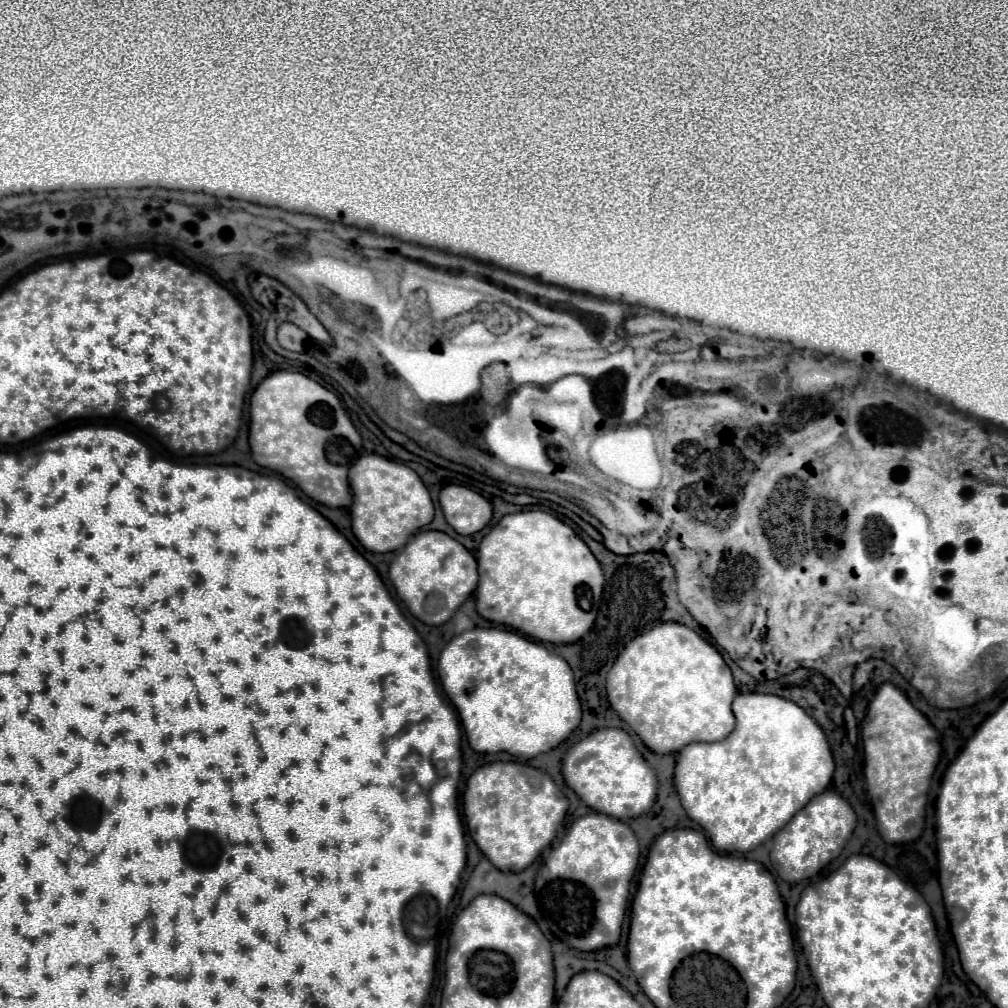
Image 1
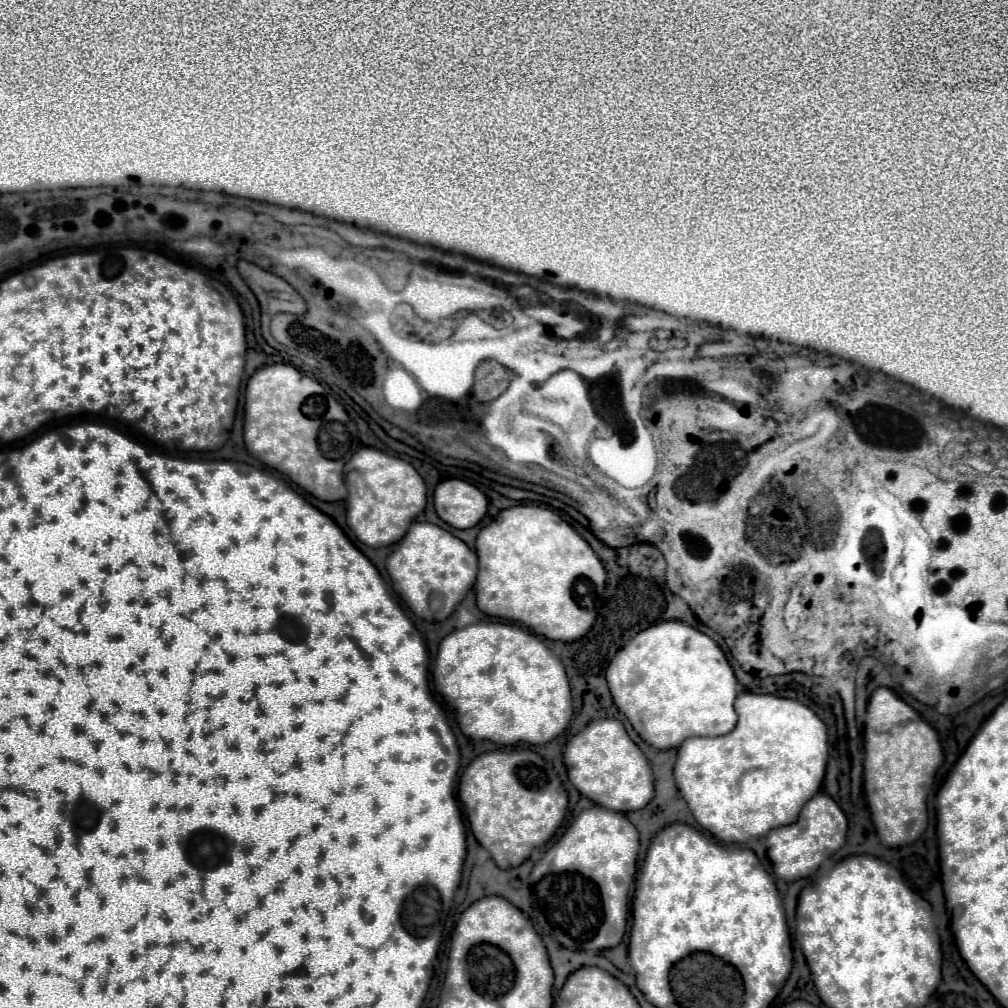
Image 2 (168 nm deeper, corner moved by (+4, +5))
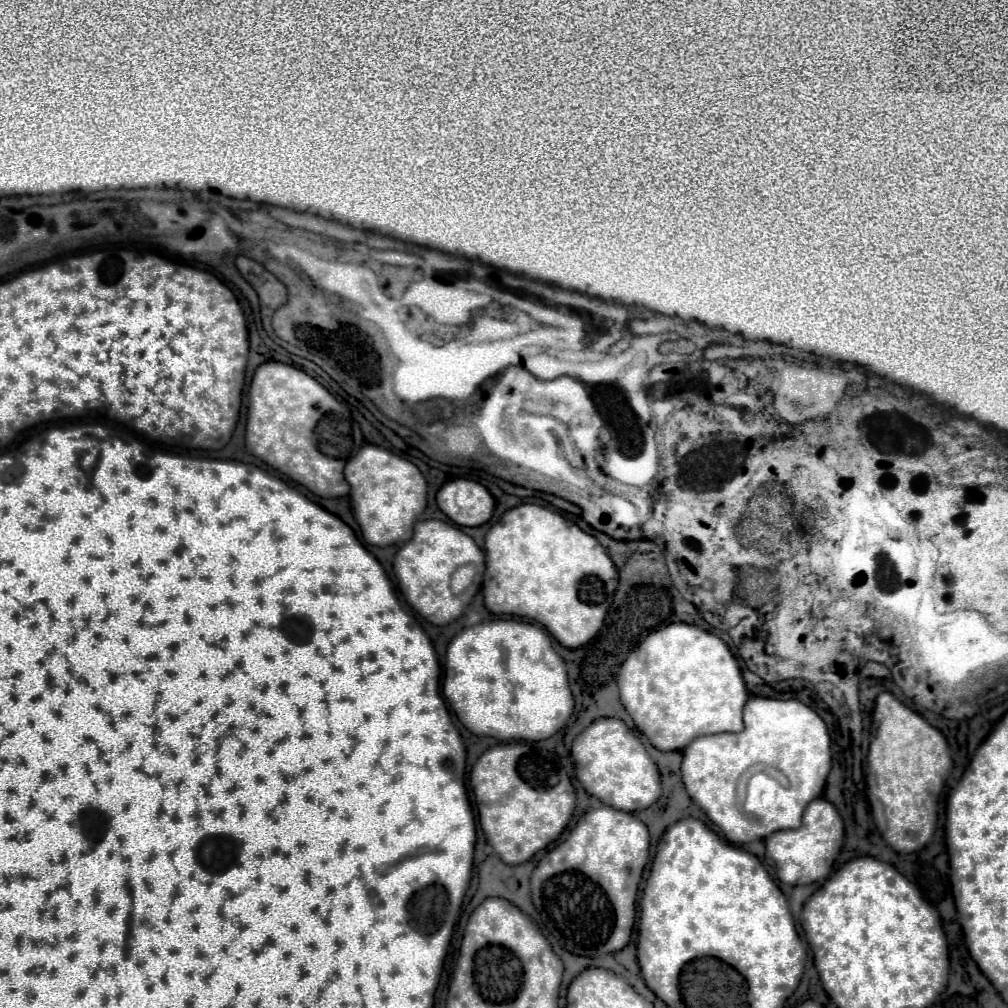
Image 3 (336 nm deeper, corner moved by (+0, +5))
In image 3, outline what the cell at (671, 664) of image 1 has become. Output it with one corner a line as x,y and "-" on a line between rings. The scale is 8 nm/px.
670,623
658,631
652,631
620,665
618,691
622,705
634,719
636,727
660,751
680,751
700,735
738,733
744,729
742,707
748,699
748,691
740,667
720,637
696,625

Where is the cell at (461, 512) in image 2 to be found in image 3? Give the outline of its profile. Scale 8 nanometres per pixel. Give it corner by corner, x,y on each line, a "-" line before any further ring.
454,479
436,493
440,511
456,525
478,527
484,525
494,511
494,499
486,487
470,479

